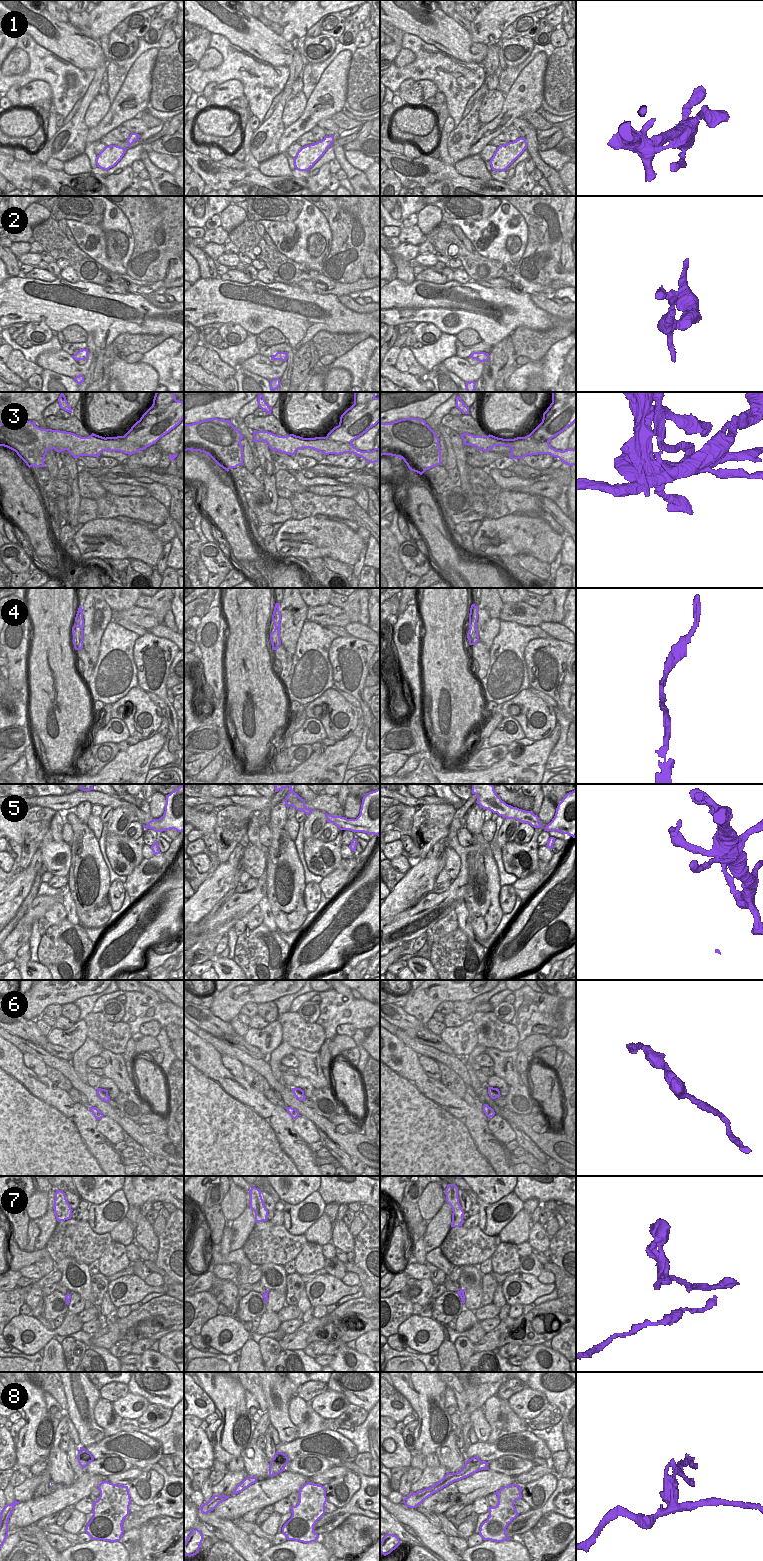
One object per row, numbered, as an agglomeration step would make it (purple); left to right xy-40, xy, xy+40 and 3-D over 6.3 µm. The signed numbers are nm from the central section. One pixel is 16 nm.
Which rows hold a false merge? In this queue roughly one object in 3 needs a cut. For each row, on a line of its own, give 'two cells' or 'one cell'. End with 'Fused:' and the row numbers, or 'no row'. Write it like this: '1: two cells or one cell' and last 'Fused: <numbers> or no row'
1: one cell
2: one cell
3: two cells
4: one cell
5: one cell
6: one cell
7: two cells
8: two cells
Fused: 3, 7, 8

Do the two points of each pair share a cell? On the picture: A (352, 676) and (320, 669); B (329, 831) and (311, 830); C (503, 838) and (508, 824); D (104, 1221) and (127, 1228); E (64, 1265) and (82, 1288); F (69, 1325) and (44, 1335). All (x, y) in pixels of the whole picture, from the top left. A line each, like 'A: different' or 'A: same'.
A: different
B: different
C: same
D: different
E: same
F: same

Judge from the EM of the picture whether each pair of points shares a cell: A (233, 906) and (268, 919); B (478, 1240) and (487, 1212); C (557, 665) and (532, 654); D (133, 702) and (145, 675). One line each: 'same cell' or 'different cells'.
A: different cells
B: different cells
C: same cell
D: different cells

